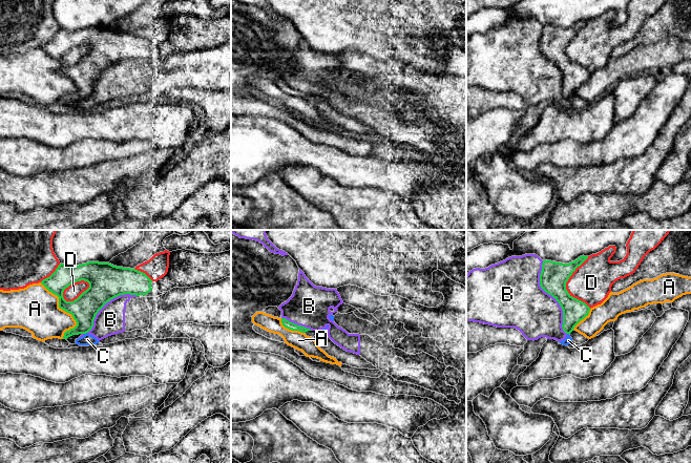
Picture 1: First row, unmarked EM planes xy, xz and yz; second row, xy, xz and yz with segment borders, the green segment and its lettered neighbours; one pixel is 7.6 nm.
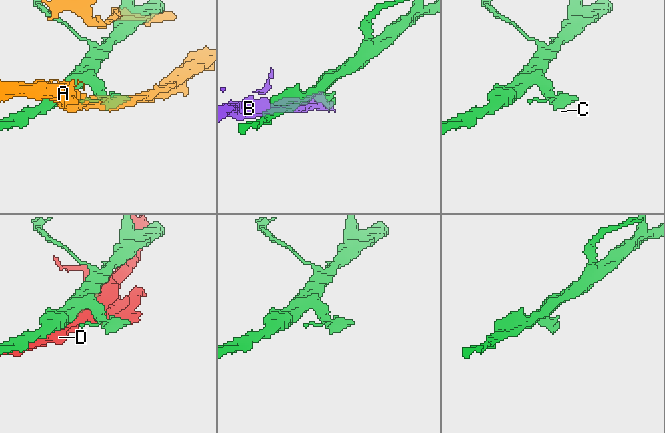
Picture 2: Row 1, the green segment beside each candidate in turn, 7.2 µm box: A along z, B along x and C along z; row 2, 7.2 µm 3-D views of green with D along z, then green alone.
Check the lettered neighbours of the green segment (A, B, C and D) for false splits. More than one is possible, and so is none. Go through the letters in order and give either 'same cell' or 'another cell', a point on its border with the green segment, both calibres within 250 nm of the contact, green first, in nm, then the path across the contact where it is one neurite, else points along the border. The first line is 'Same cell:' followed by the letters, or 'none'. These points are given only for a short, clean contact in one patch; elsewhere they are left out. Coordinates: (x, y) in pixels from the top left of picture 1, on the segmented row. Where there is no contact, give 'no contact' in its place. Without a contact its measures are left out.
Same cell: none
A: another cell | xy (65, 311) | 200/360 nm
B: another cell | yz (552, 296) | 220/380 nm
C: another cell | xy (85, 333) | 200/90 nm | along xy (86, 332), (84, 334)
D: another cell | xy (78, 297) | 280/110 nm

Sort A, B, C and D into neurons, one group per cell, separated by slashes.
A / B C / D

